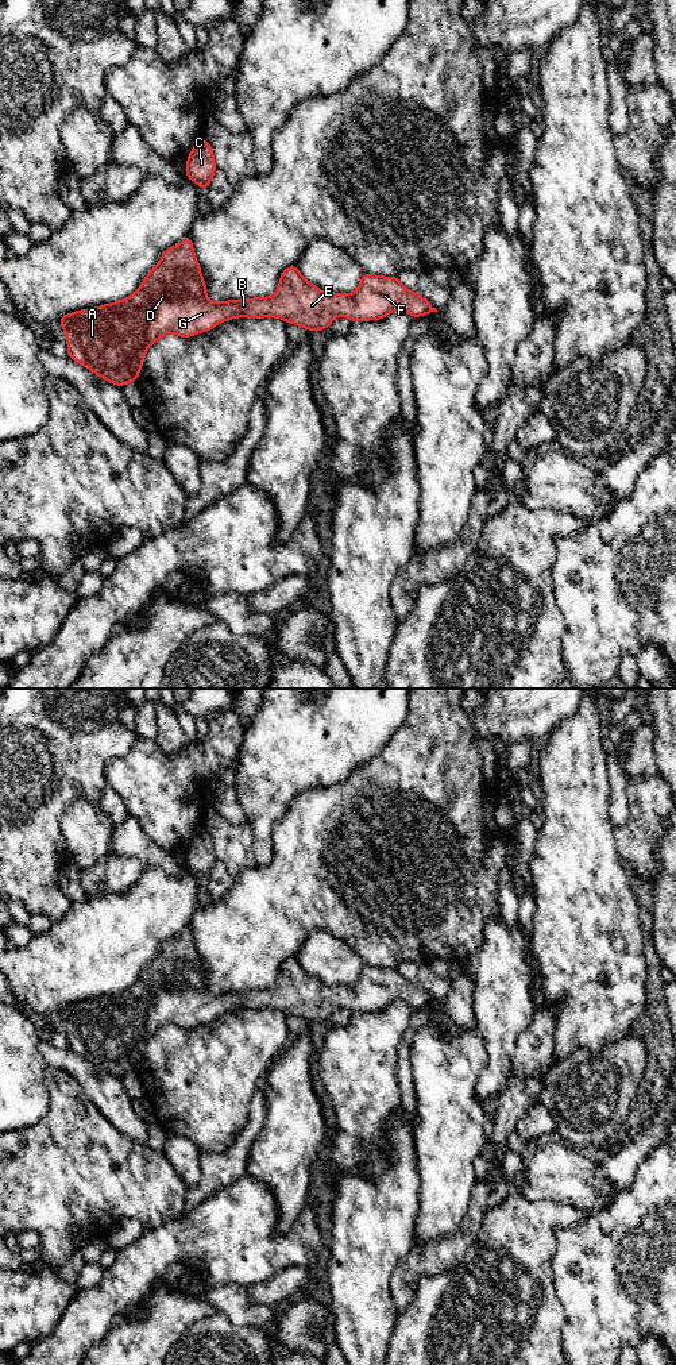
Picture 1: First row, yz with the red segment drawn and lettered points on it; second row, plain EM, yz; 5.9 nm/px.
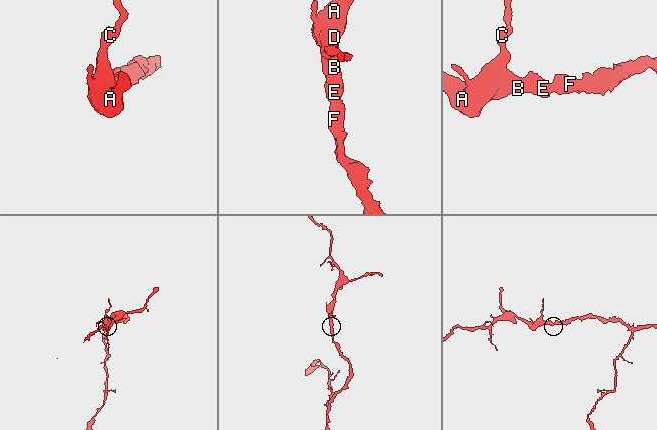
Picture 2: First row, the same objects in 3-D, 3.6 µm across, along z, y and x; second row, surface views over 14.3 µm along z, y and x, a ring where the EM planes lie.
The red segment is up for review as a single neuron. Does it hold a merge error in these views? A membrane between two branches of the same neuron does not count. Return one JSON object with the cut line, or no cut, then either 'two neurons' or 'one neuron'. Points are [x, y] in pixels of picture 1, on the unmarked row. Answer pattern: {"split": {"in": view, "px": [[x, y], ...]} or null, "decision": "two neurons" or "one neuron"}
{"split": null, "decision": "one neuron"}

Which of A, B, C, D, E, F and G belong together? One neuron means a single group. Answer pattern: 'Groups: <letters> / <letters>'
Groups: A B C D E F G

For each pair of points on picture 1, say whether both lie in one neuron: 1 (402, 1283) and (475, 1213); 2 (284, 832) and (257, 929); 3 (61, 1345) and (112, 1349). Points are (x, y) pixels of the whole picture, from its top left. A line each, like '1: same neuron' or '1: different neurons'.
1: same neuron
2: same neuron
3: different neurons

